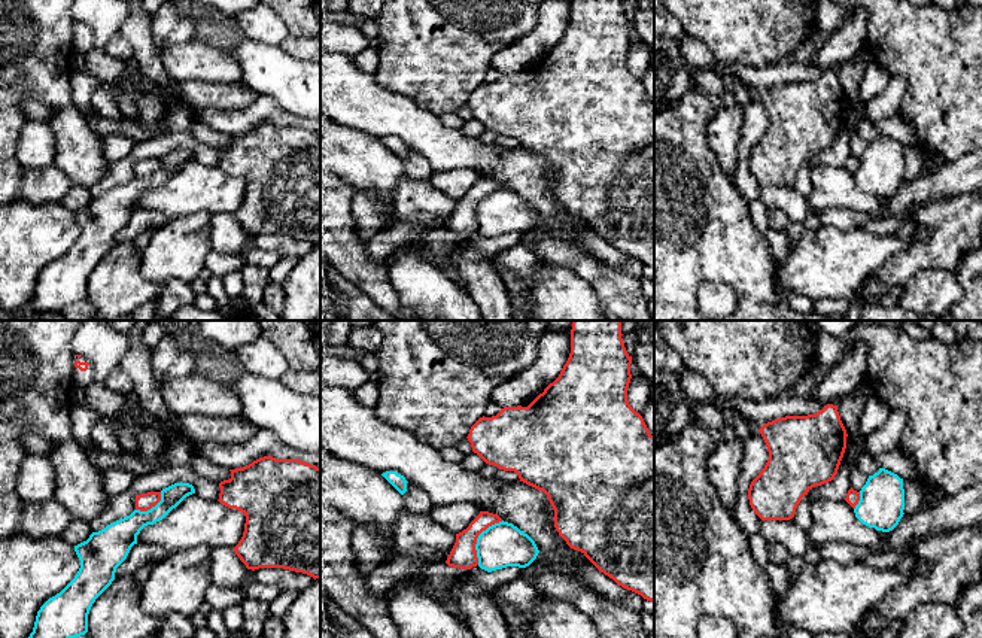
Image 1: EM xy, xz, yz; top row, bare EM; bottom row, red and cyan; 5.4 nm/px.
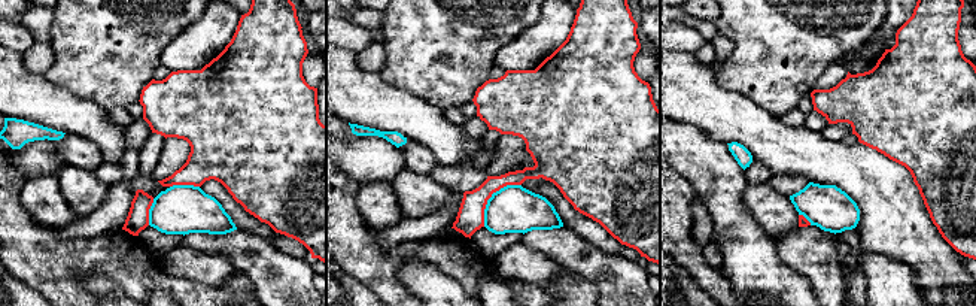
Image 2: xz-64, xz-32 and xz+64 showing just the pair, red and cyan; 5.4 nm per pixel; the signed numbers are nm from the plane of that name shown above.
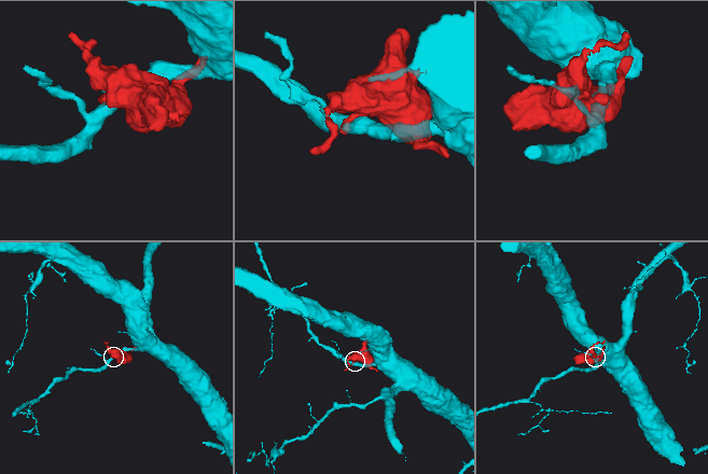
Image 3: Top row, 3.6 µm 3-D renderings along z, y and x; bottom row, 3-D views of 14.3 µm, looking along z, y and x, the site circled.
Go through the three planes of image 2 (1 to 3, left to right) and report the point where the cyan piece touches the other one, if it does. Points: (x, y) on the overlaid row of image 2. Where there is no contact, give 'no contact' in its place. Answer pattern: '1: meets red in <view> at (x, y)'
1: meets red in xz-64 at (184, 184)
2: meets red in xz-32 at (490, 196)
3: meets red in xz+64 at (805, 218)

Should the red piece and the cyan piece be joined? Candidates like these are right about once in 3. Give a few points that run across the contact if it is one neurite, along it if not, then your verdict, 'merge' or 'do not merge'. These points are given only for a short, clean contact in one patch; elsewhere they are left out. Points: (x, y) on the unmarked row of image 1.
xz (502, 187), (489, 191), (479, 201), (476, 210), (477, 230) | do not merge

